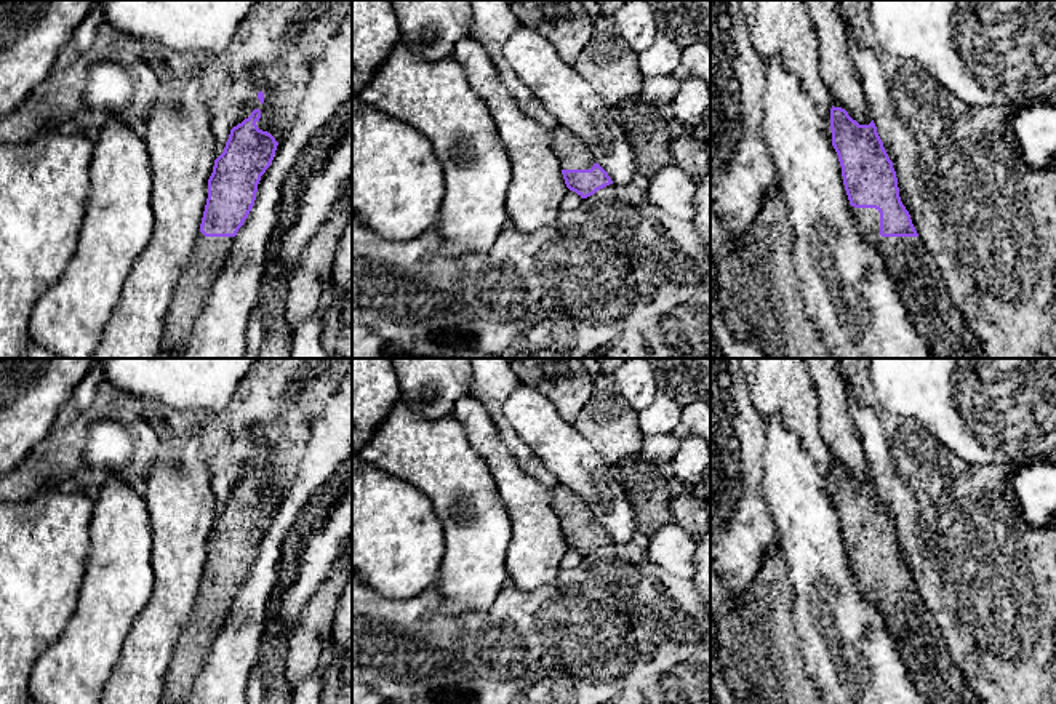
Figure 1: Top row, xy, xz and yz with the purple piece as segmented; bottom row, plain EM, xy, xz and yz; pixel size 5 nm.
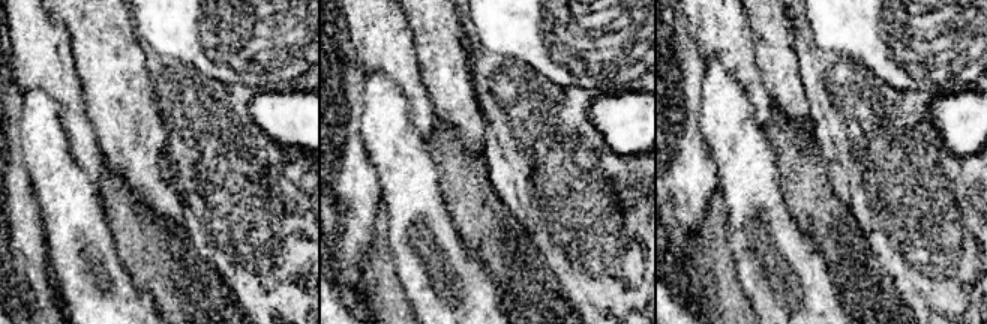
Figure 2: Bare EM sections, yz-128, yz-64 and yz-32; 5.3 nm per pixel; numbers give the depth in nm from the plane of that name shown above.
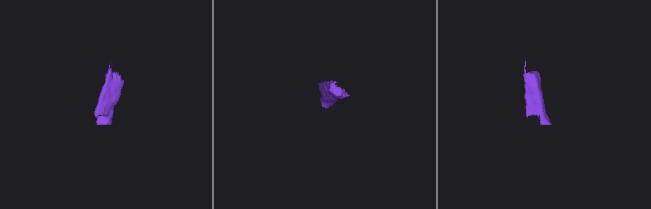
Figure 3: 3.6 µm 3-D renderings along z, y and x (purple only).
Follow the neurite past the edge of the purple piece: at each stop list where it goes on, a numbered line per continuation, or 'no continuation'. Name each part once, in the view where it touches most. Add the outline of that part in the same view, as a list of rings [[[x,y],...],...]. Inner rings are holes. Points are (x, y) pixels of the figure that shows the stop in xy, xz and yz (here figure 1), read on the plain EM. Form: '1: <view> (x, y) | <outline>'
1: yz (920, 644) | [[[854,566],[859,590],[882,613],[915,688],[928,704],[978,704],[950,659],[946,640],[920,595],[882,595],[880,571]]]

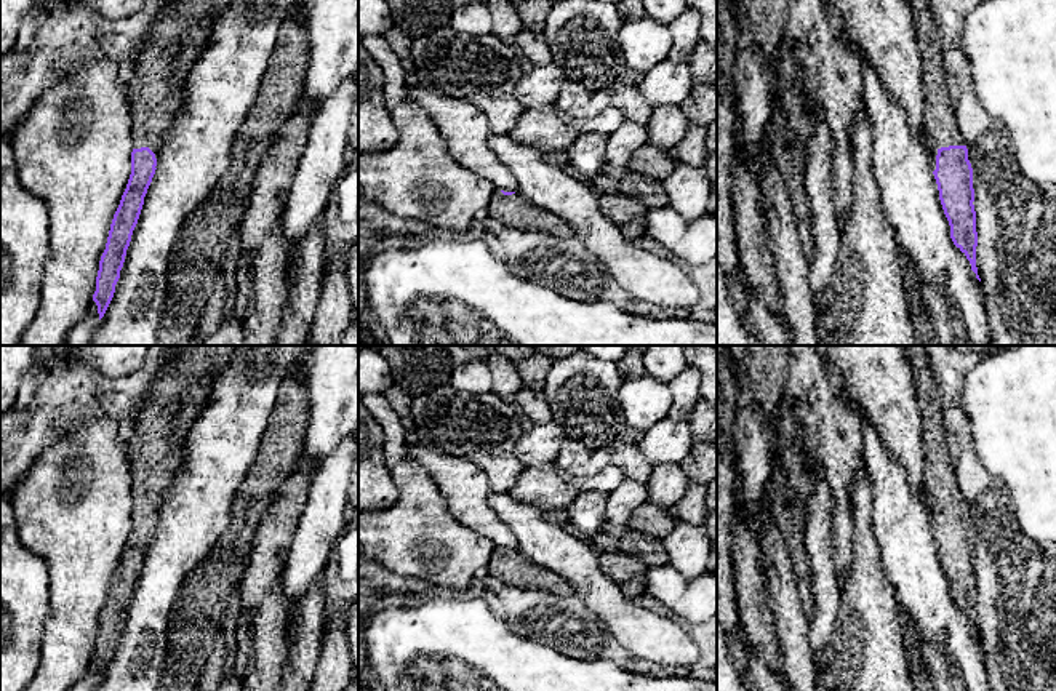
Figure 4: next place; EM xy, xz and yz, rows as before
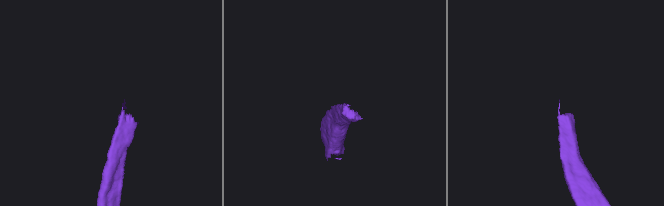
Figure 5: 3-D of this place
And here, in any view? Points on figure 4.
1: yz (941, 487) | [[[904,346],[910,361],[915,393],[923,416],[925,443],[925,504],[936,528],[936,513],[941,505],[965,504],[958,478],[946,443],[942,405],[939,389],[928,365],[926,346]]]

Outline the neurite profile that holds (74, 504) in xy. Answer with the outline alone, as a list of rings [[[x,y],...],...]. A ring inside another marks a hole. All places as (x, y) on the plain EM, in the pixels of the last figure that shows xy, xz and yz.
[[[107,416],[86,419],[75,430],[61,433],[32,462],[11,489],[10,501],[18,520],[21,544],[40,555],[50,576],[50,617],[45,624],[42,656],[35,677],[24,691],[70,691],[83,675],[96,649],[99,619],[106,608],[110,582],[131,533],[131,465],[126,448],[118,441],[118,422]]]

